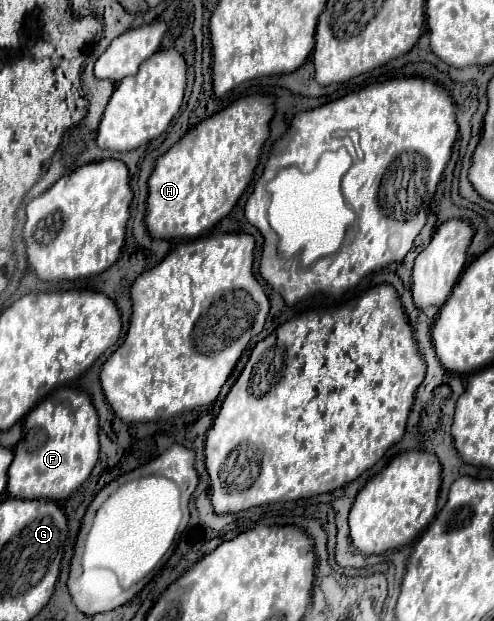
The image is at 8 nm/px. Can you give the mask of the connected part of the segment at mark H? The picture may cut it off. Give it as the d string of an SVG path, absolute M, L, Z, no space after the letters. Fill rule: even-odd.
M246 96L224 108L222 112L206 118L192 130L188 130L166 154L156 158L152 176L148 178L146 200L146 226L155 239L194 239L206 230L214 228L234 208L242 192L252 180L258 166L260 150L268 138L268 124L274 116L274 104L270 96Z

